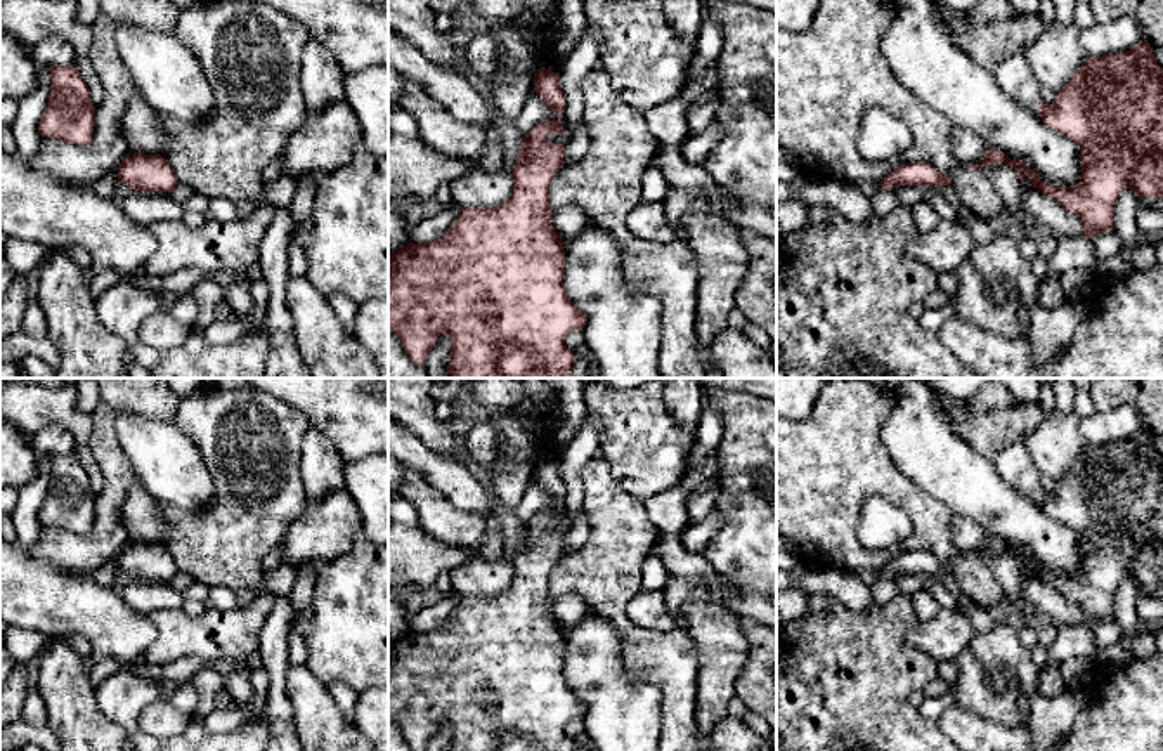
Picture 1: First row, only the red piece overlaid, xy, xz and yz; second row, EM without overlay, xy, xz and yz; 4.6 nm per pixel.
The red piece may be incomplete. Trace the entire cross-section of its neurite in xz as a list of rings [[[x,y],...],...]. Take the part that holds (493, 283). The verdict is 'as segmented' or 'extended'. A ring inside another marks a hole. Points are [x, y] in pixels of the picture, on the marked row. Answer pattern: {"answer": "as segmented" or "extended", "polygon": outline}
{"answer": "as segmented", "polygon": [[[548,120],[527,132],[520,142],[517,165],[513,170],[511,196],[494,208],[461,208],[458,219],[449,231],[432,243],[407,243],[404,248],[392,251],[388,257],[388,328],[397,335],[404,352],[418,364],[425,361],[440,335],[451,338],[449,375],[451,378],[572,378],[572,366],[577,359],[574,350],[565,345],[565,338],[572,331],[579,331],[586,324],[586,316],[575,307],[563,286],[565,246],[562,236],[553,227],[553,212],[549,206],[549,184],[556,172],[563,167],[565,146],[553,144],[546,134],[565,135],[560,120]]]}

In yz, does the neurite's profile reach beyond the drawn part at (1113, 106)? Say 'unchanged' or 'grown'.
unchanged

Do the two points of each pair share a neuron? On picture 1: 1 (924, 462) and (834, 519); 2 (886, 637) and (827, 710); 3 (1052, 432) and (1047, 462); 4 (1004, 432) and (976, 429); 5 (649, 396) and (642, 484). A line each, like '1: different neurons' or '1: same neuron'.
1: different neurons
2: same neuron
3: same neuron
4: same neuron
5: same neuron

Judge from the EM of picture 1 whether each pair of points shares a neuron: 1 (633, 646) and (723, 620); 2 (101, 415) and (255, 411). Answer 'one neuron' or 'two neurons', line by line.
1: two neurons
2: two neurons

